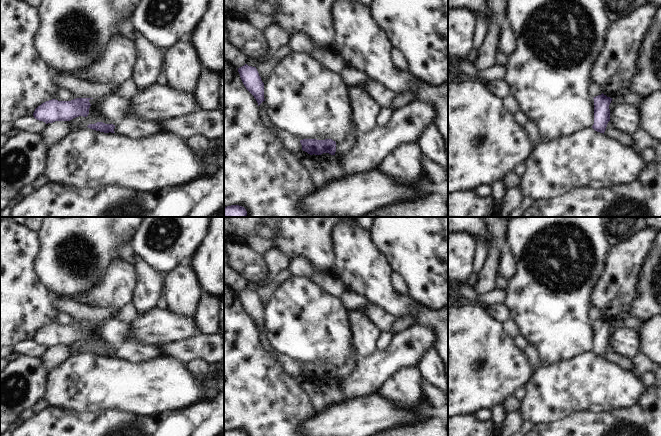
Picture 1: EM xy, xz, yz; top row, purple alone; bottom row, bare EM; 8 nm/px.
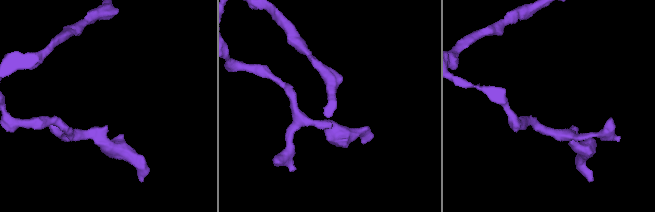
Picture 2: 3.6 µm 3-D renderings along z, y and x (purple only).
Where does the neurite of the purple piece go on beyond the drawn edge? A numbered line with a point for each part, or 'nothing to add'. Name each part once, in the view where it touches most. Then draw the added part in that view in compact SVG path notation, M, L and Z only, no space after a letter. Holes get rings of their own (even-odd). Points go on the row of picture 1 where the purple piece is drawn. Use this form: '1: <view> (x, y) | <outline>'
1: xz (334, 171) | M323 153L319 155L318 160L321 167L326 173L326 176L330 180L339 180L346 176L343 167L340 165L339 160L336 155L331 155L329 153Z

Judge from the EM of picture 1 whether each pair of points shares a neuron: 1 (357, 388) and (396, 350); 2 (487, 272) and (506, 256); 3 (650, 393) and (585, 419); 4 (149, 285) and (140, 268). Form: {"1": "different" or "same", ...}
{"1": "same", "2": "different", "3": "same", "4": "same"}

